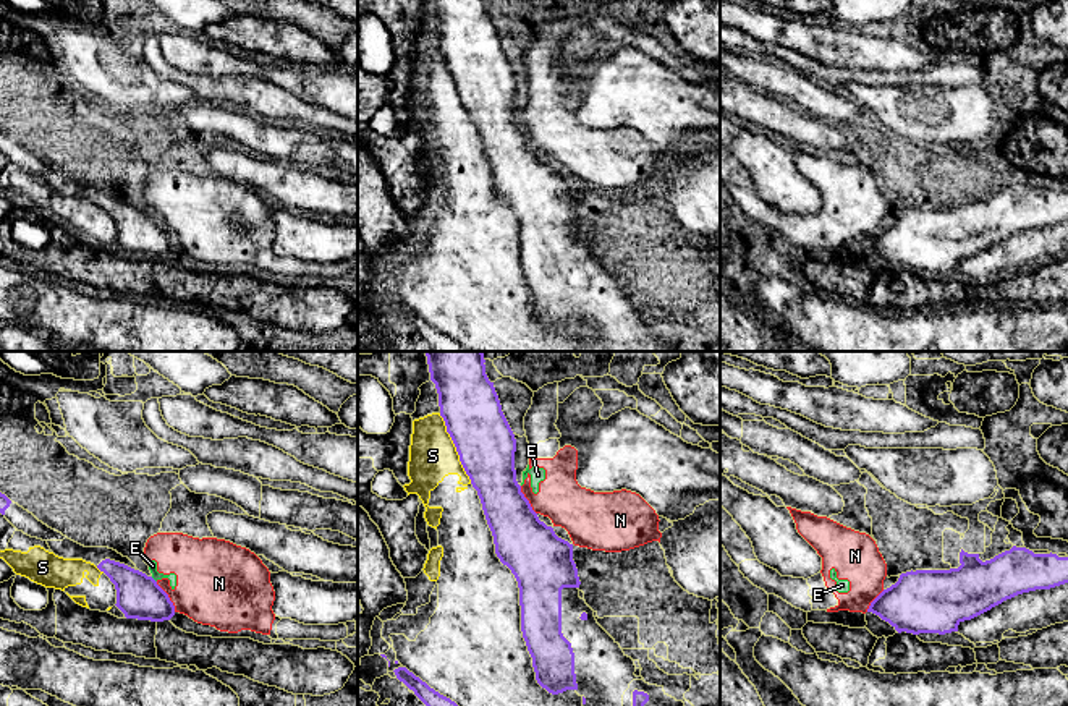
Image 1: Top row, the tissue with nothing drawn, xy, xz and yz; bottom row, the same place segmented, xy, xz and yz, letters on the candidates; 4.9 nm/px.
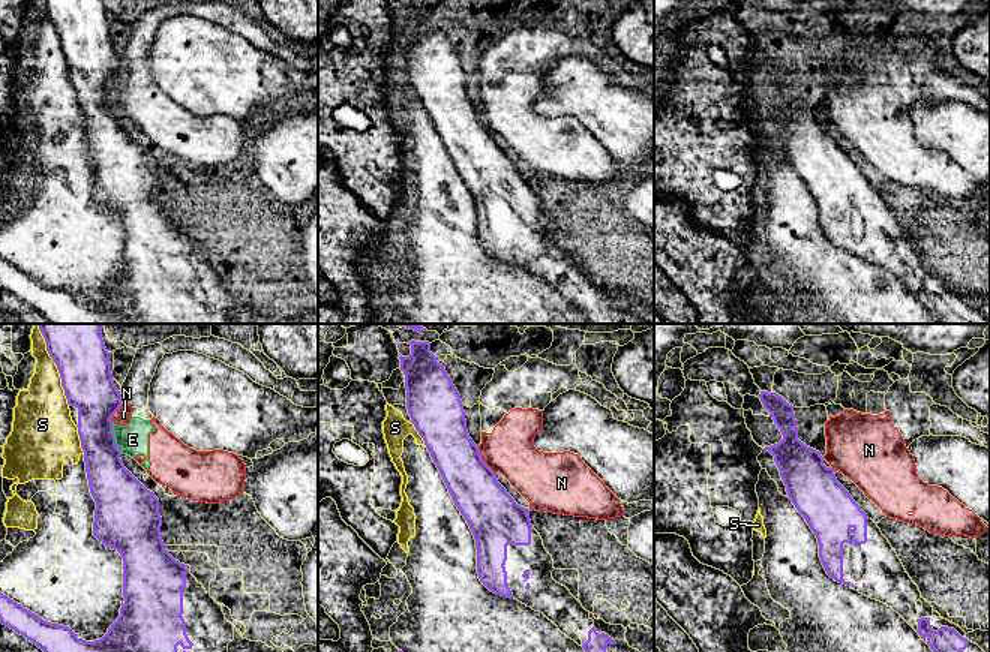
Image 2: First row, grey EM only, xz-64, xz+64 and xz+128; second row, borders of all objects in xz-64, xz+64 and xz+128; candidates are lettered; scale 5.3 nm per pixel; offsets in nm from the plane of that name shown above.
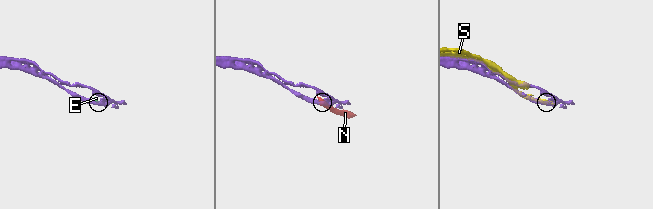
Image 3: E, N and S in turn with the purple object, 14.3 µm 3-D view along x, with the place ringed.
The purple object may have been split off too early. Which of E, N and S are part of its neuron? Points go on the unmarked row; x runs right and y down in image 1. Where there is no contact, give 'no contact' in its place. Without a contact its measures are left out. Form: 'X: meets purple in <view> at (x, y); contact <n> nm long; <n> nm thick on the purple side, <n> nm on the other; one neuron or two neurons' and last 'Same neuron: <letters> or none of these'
E: meets purple in xy at (154, 217); contact 40 nm long; 220 nm thick on the purple side, 50 nm on the other; two neurons
N: meets purple in xy at (167, 233); contact 180 nm long; 220 nm thick on the purple side, 400 nm on the other; two neurons
S: meets purple in xz at (457, 86); contact 380 nm long; 300 nm thick on the purple side, 240 nm on the other; two neurons
Same neuron: none of these

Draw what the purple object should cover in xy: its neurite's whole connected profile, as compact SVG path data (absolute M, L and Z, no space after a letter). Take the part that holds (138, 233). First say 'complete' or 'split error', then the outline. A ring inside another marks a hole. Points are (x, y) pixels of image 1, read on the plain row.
complete; M110 196L97 206L115 222L115 243L126 256L163 259L175 253L173 240L152 214Z

